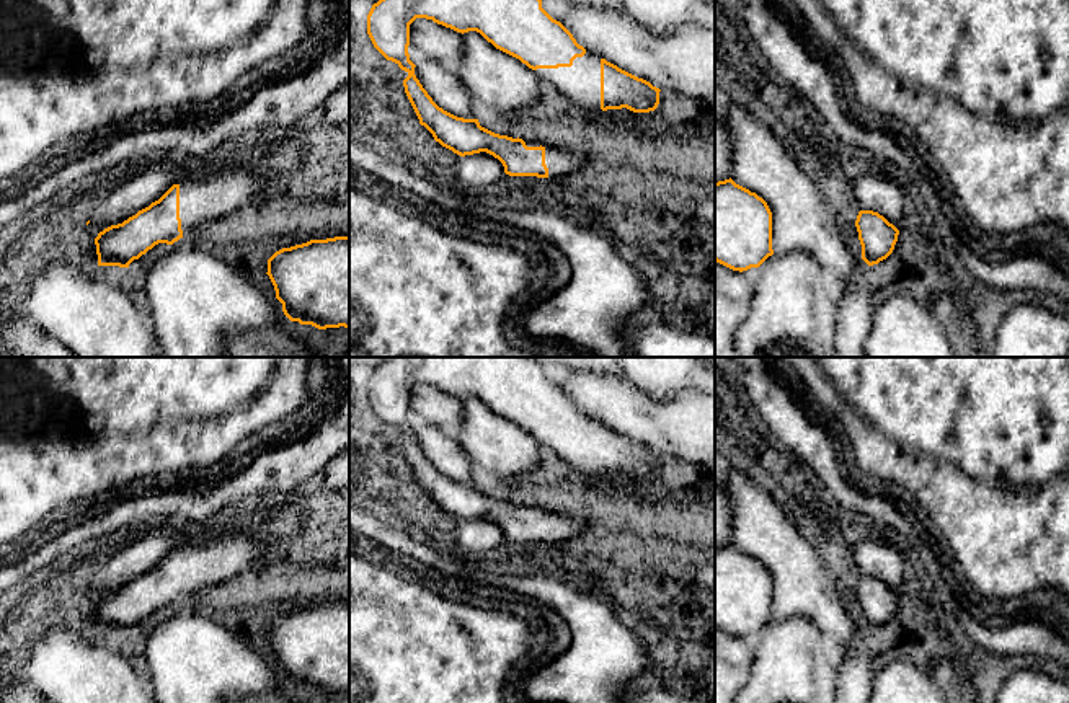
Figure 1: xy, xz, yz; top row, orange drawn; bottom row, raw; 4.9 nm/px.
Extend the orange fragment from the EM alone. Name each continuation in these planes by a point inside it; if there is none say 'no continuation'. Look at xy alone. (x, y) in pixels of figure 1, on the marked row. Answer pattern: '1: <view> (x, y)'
1: xy (214, 196)

